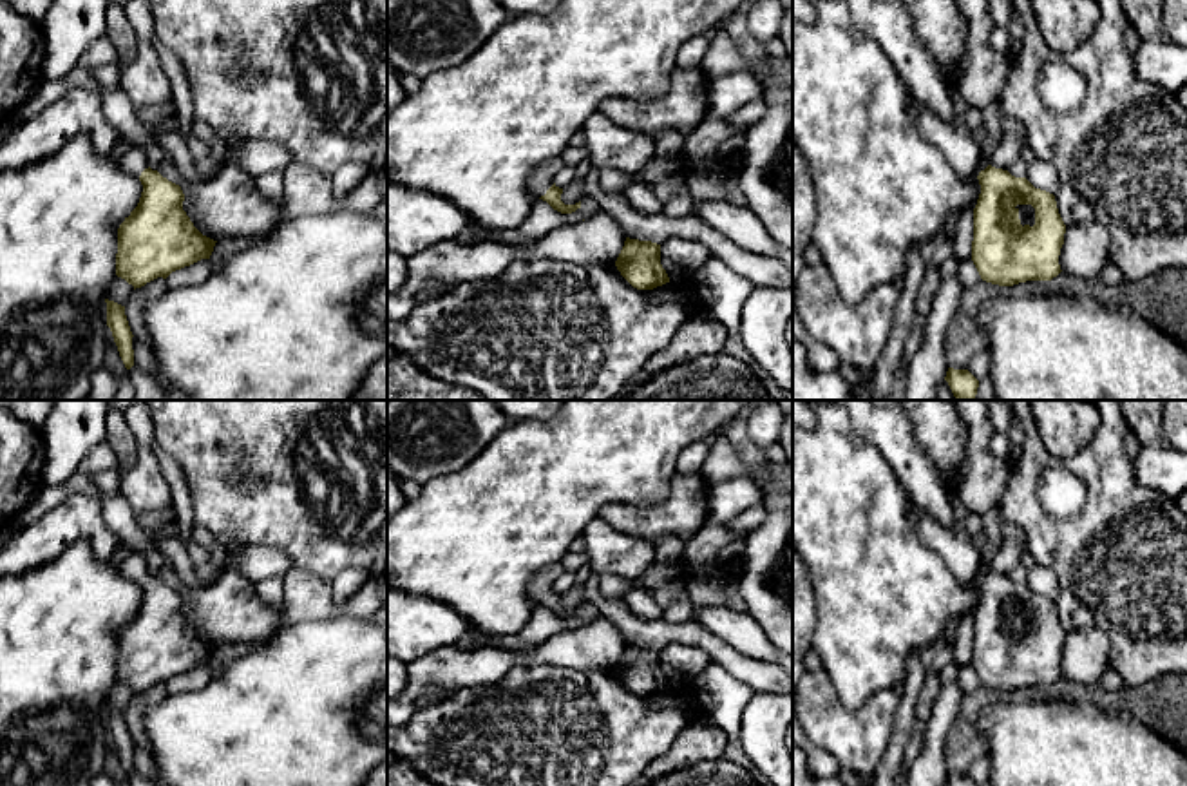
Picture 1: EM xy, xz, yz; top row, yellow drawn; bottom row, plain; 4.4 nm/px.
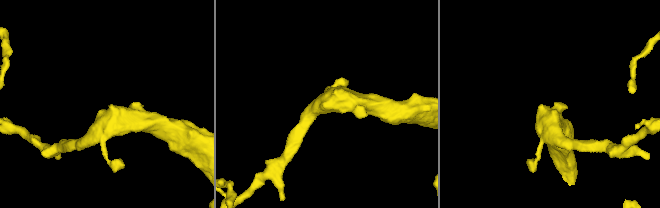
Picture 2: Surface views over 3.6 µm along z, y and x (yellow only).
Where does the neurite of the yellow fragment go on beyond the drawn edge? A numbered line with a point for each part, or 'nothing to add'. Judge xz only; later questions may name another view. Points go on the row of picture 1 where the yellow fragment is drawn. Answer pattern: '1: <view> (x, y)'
1: xz (543, 176)

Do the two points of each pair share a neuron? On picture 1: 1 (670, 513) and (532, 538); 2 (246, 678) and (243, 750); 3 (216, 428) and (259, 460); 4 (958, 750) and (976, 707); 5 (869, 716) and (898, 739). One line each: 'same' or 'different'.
1: different
2: same
3: same
4: same
5: different

